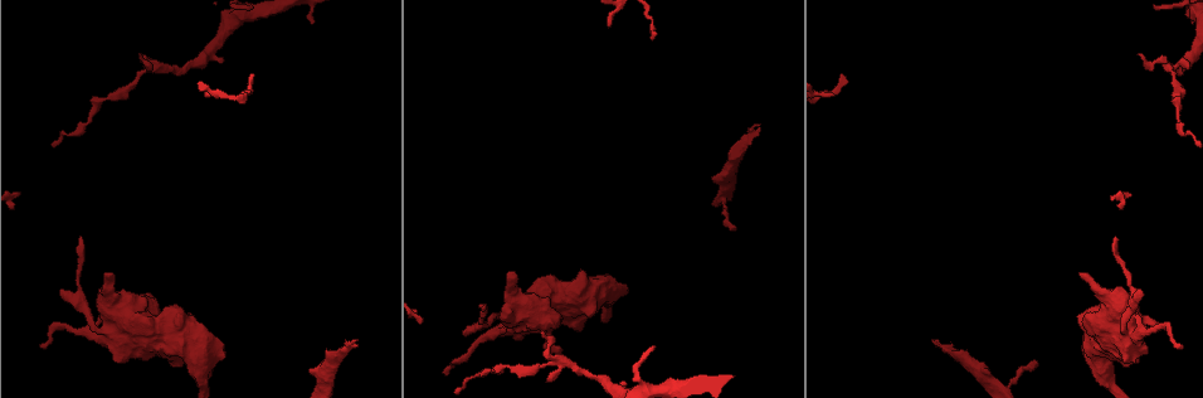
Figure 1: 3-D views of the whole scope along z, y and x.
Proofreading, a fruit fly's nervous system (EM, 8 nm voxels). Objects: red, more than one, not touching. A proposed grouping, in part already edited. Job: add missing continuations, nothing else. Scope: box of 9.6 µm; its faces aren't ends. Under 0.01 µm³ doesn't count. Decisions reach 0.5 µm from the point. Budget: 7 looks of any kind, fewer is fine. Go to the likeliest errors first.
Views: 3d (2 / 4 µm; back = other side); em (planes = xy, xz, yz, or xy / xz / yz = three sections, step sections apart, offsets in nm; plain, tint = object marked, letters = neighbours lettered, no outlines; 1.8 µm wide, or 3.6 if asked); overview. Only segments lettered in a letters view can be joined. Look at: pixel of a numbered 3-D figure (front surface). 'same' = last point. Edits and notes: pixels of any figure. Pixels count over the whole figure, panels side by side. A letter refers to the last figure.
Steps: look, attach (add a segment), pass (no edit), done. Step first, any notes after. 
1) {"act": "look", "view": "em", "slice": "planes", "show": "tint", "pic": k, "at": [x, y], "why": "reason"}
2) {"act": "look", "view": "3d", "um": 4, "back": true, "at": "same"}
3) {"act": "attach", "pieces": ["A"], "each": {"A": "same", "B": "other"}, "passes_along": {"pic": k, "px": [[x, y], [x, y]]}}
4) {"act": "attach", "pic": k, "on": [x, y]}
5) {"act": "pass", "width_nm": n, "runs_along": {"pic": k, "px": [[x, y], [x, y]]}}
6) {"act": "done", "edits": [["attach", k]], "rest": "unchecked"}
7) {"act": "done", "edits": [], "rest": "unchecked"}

{"act": "look", "view": "3d", "um": 4, "pic": 1, "at": [934, 340], "why": "an open end"}

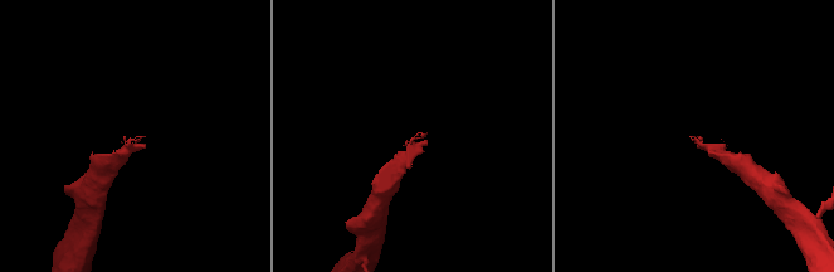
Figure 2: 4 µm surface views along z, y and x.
{"act": "look", "view": "em", "slice": "xy", "step": 8, "show": "letters", "pic": 2, "at": [423, 133], "why": "now the EM"}

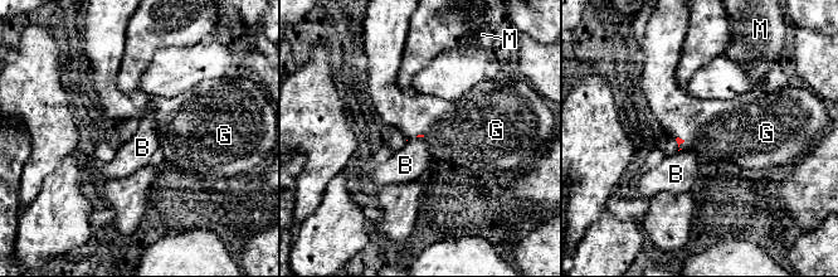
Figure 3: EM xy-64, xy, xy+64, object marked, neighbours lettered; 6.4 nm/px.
{"act": "look", "view": "em", "slice": "planes", "show": "letters", "at": "same"}

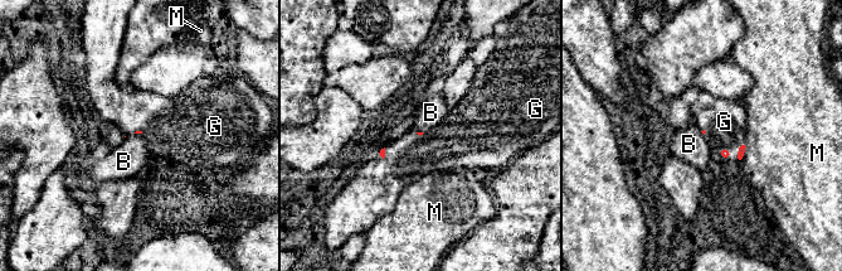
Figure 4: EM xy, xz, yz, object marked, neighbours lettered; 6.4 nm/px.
{"act": "attach", "pieces": ["G"], "each": {"B": "other", "G": "same", "M": "other"}, "found": "the neuron continues"}

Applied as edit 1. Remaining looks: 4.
{"act": "look", "view": "overview", "why": "see it whole again"}

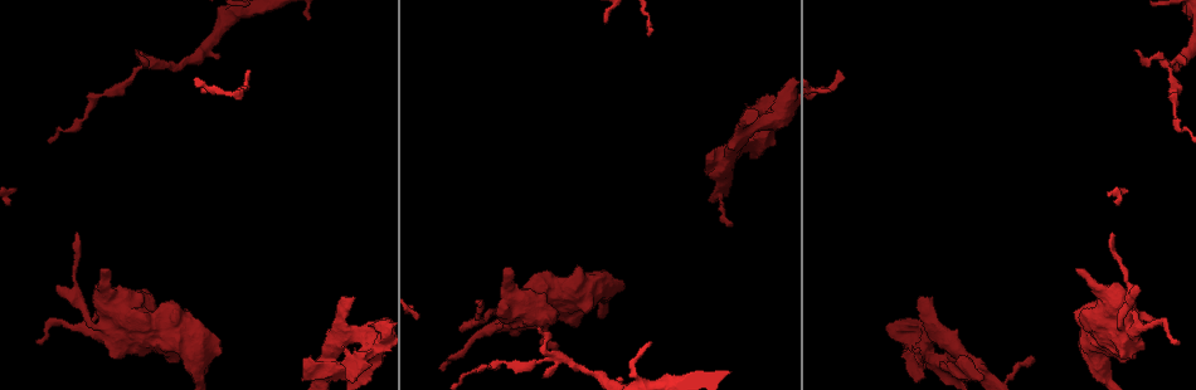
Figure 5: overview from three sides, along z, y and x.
{"act": "look", "view": "em", "slice": "planes", "show": "tint", "pic": 5, "at": [461, 328], "why": "tapers out"}

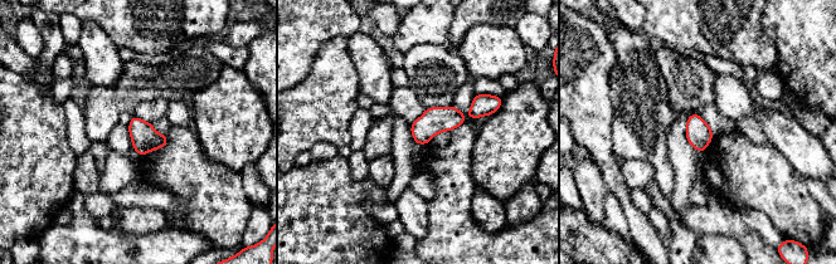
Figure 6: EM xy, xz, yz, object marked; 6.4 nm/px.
{"act": "look", "view": "em", "slice": "planes", "show": "letters", "at": "same", "why": "see the neighbours"}

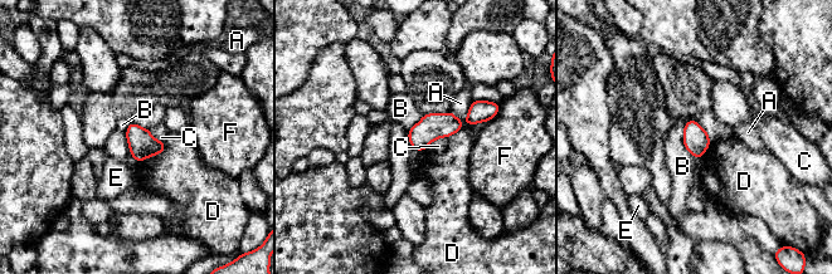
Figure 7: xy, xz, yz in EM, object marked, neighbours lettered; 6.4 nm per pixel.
{"act": "pass", "width_nm": 170, "each": {"A": "other", "B": "other", "C": "other", "D": "other", "E": "other", "F": "other"}, "border": {"pic": 7, "px": [[684, 123], [684, 146], [699, 160]]}, "found": "none of them fits"}

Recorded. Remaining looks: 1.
{"act": "done", "edits": [["attach", 4]], "rest": "unchecked"}

